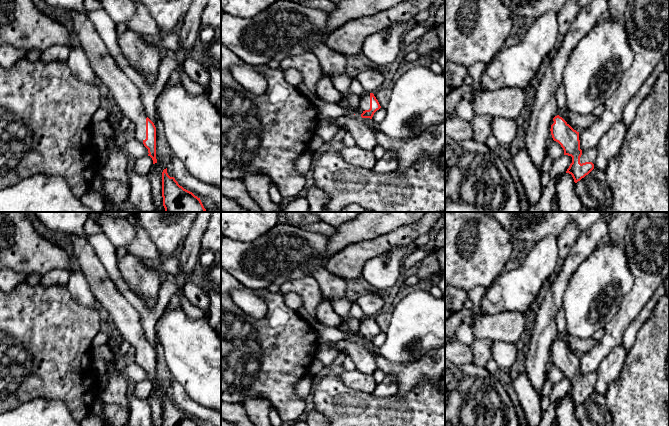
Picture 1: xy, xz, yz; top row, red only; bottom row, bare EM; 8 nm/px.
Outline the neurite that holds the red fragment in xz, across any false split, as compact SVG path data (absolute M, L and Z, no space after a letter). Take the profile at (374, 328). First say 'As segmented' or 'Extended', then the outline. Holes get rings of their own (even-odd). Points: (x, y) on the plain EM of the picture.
Extended. M373 317L366 318L361 320L357 339L360 339L362 342L372 343L374 337L381 332L378 324Z

